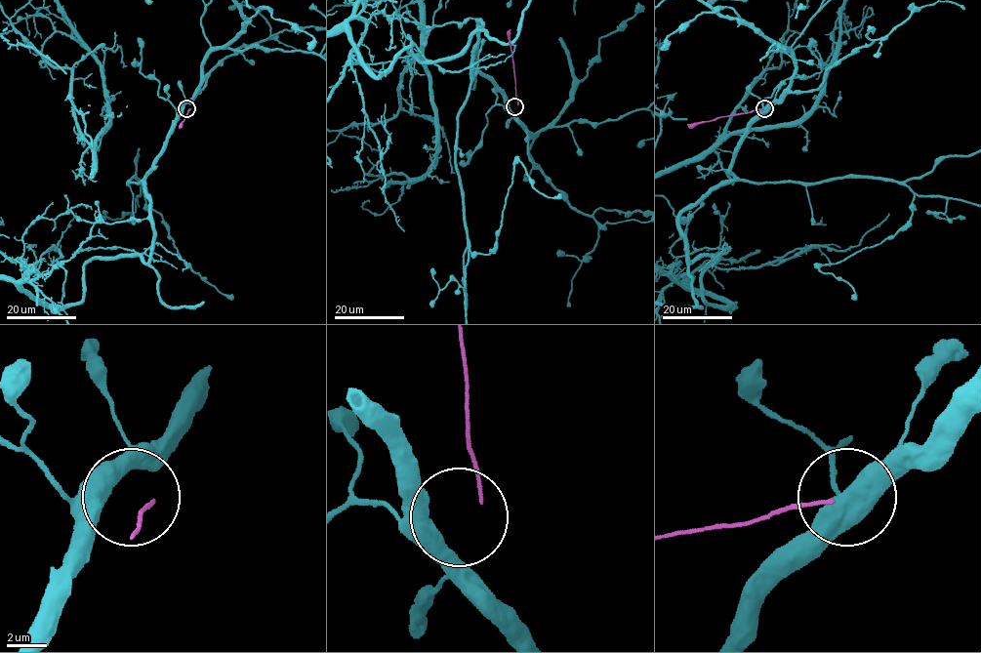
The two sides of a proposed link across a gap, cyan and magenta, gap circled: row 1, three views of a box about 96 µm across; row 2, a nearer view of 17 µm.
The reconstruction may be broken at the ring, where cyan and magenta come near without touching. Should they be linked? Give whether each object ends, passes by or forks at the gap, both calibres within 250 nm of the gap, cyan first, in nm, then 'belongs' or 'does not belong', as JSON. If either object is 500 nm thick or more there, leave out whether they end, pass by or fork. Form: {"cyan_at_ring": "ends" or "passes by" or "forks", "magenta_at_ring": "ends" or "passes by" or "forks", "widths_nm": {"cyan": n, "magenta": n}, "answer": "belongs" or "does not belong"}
{"widths_nm": {"cyan": 750, "magenta": 170}, "answer": "does not belong"}

